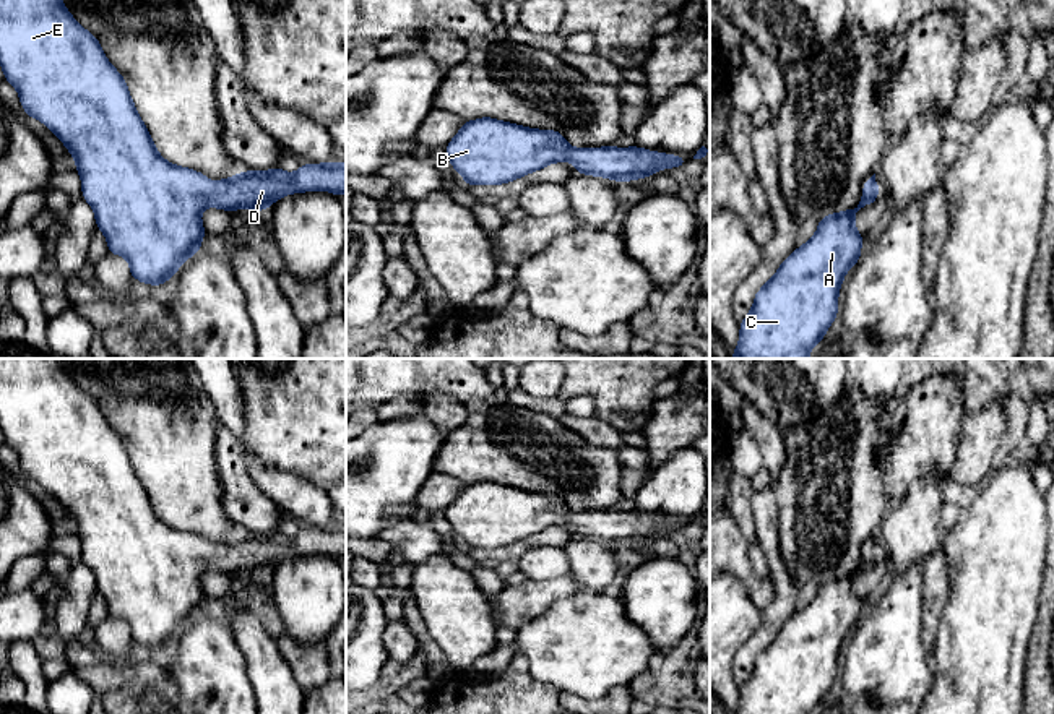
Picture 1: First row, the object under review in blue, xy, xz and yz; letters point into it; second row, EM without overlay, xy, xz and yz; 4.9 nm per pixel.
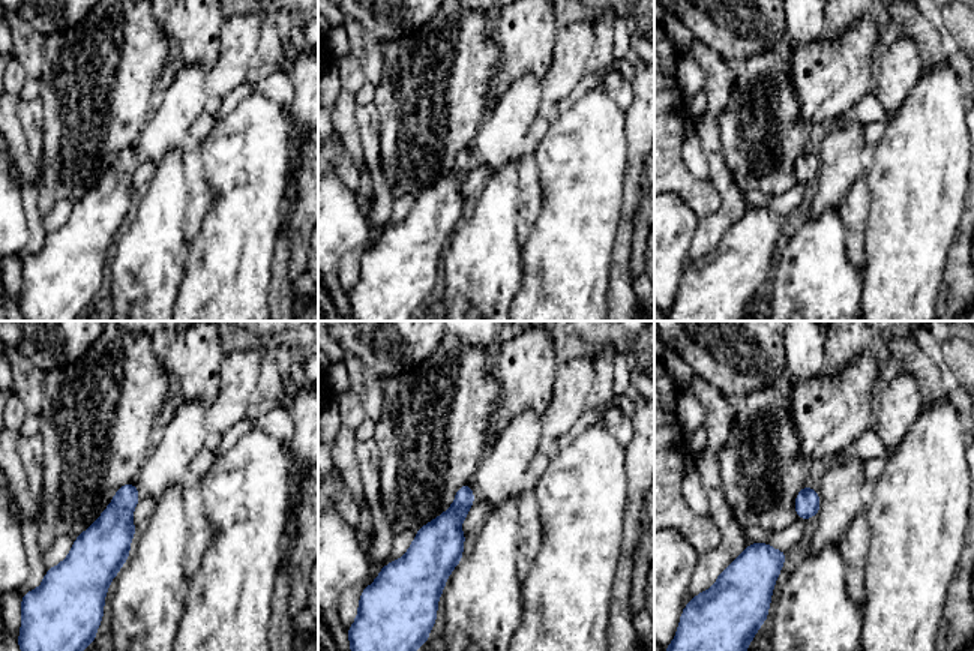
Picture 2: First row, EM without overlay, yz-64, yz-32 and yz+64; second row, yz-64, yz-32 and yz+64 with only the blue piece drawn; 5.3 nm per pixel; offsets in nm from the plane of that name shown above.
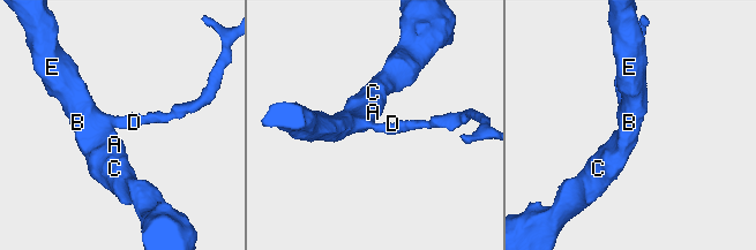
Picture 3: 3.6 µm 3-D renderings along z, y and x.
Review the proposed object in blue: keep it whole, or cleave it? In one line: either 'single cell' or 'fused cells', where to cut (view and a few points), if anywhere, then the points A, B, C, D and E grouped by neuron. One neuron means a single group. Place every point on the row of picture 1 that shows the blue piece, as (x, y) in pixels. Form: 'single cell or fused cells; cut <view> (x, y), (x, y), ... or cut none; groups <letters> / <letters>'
single cell; cut none; groups A B C D E

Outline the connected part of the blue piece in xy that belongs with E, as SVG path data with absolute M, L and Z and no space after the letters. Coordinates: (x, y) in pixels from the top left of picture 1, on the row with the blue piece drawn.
M0 0L0 65L5 80L18 89L26 115L47 125L68 148L81 177L81 196L91 204L99 227L109 245L109 253L125 256L132 277L159 286L172 277L179 266L201 252L205 229L200 214L213 206L226 211L255 208L266 211L271 203L289 193L312 190L346 193L346 164L302 164L296 174L274 167L265 172L248 170L231 178L208 182L206 175L188 167L179 167L162 159L140 118L123 76L106 58L96 36L83 29L62 0Z

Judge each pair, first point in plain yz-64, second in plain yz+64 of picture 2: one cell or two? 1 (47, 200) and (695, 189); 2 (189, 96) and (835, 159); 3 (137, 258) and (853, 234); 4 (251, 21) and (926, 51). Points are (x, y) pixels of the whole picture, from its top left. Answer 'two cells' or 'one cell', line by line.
1: two cells
2: one cell
3: two cells
4: two cells

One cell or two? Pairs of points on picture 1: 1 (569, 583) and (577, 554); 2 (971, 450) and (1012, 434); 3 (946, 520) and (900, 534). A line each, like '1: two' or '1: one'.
1: two
2: two
3: two

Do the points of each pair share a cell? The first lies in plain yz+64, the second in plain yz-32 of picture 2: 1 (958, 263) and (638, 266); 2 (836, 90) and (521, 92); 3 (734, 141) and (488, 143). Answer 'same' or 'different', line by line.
1: different
2: different
3: different

